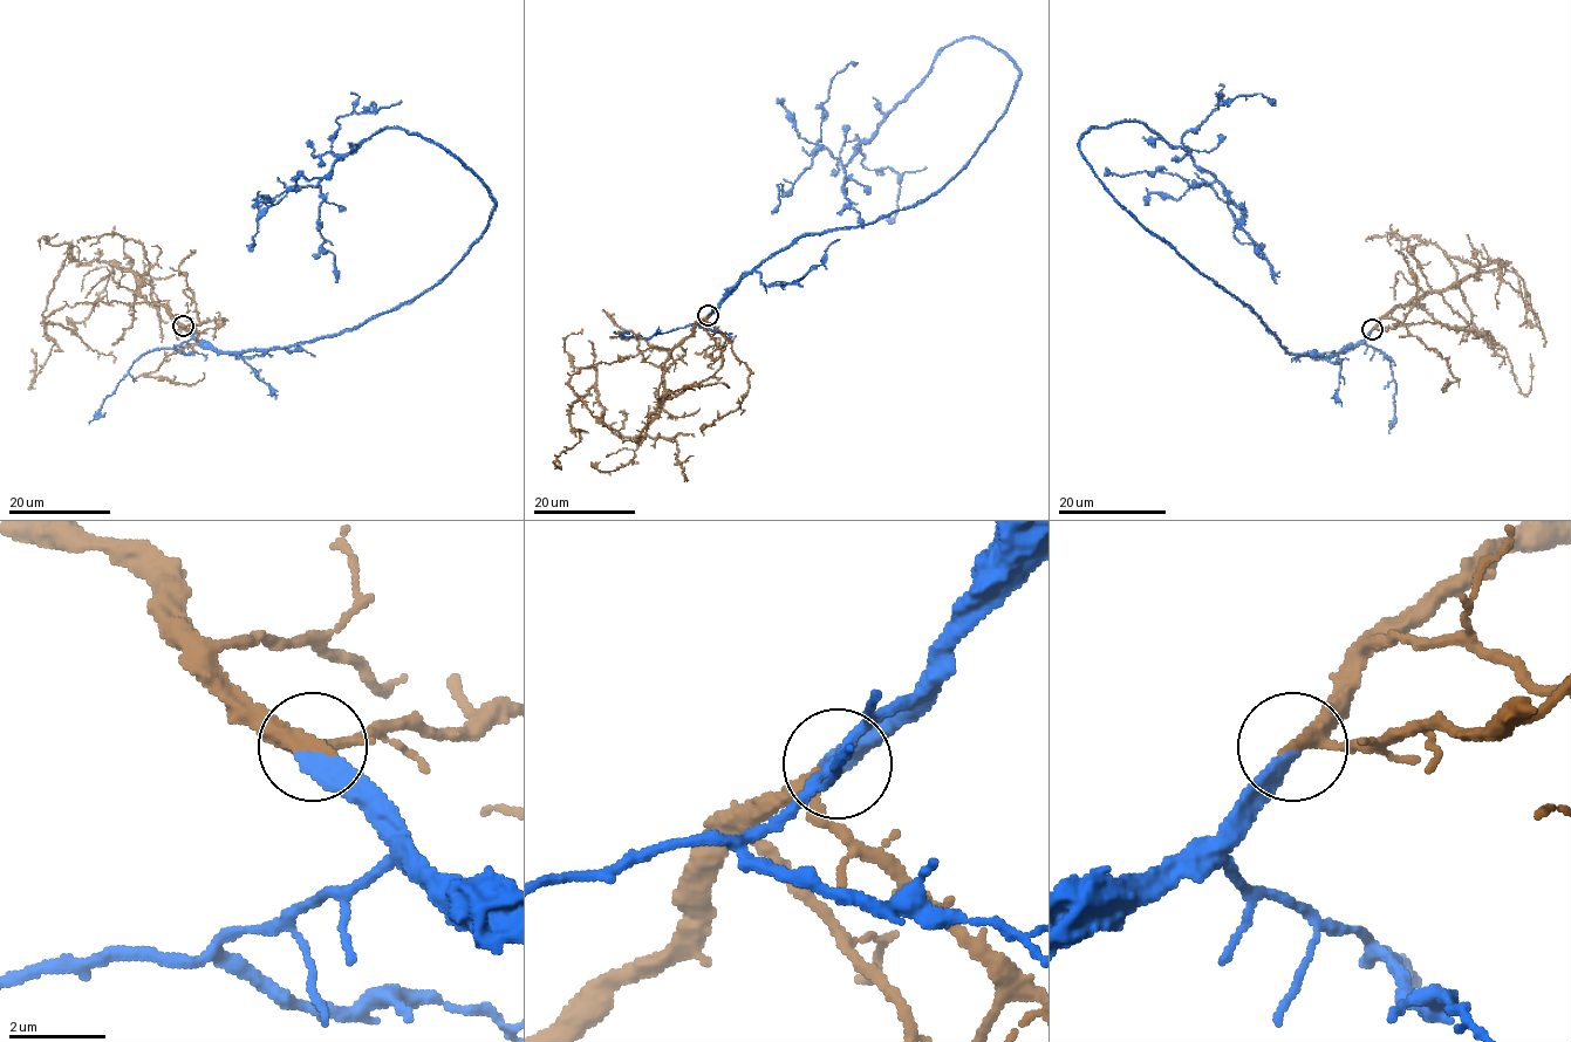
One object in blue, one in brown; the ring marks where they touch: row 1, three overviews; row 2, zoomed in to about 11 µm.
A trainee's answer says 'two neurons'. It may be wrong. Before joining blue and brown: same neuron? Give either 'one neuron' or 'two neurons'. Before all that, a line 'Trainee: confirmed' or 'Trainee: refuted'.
Trainee: refuted
one neuron

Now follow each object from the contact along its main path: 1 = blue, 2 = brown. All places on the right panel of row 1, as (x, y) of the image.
1: (1372, 330), (1288, 352), (1081, 137), (1141, 122), (1264, 246)
2: (1372, 329), (1395, 308), (1494, 271), (1495, 260), (1448, 258), (1472, 323), (1507, 352), (1523, 393), (1530, 354)

